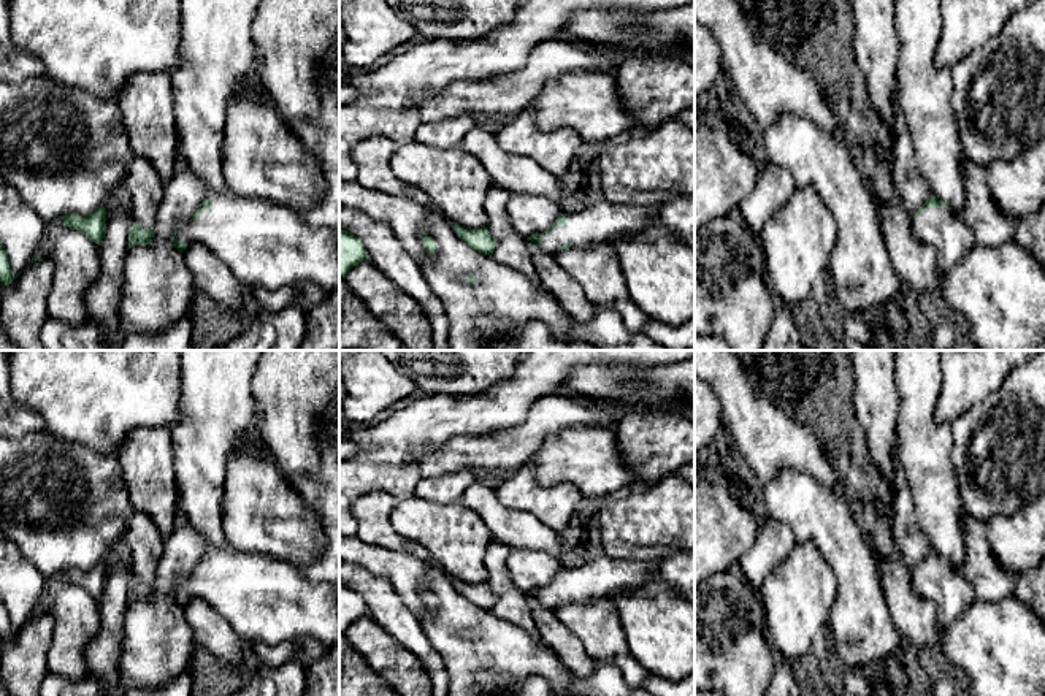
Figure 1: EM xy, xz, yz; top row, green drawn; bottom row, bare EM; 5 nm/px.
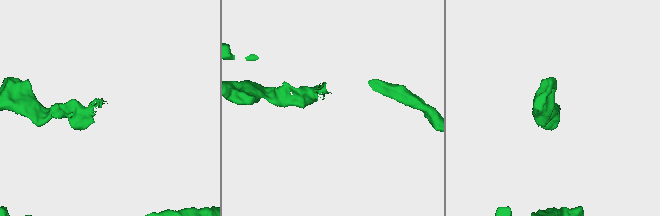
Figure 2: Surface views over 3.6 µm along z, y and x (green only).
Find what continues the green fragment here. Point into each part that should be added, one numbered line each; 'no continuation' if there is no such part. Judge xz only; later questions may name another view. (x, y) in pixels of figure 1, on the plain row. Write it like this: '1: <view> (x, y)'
1: xz (603, 577)

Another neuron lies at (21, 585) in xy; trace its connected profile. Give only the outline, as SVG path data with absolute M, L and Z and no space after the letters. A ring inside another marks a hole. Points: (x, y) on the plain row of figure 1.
M0 533L0 596L14 631L33 614L44 585L40 571Z

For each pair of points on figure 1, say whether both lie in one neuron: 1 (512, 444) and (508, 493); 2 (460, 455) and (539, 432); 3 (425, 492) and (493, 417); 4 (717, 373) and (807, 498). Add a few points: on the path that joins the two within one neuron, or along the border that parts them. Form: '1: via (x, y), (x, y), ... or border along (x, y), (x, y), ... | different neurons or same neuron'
1: border along (527, 462), (514, 471) | different neurons
2: via (479, 452), (511, 449), (520, 443) | same neuron
3: border along (421, 476), (413, 493) | different neurons
4: border along (820, 481), (803, 471), (782, 468), (763, 482) | different neurons

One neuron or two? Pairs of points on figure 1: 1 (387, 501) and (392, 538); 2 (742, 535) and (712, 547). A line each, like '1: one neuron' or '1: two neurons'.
1: one neuron
2: one neuron

